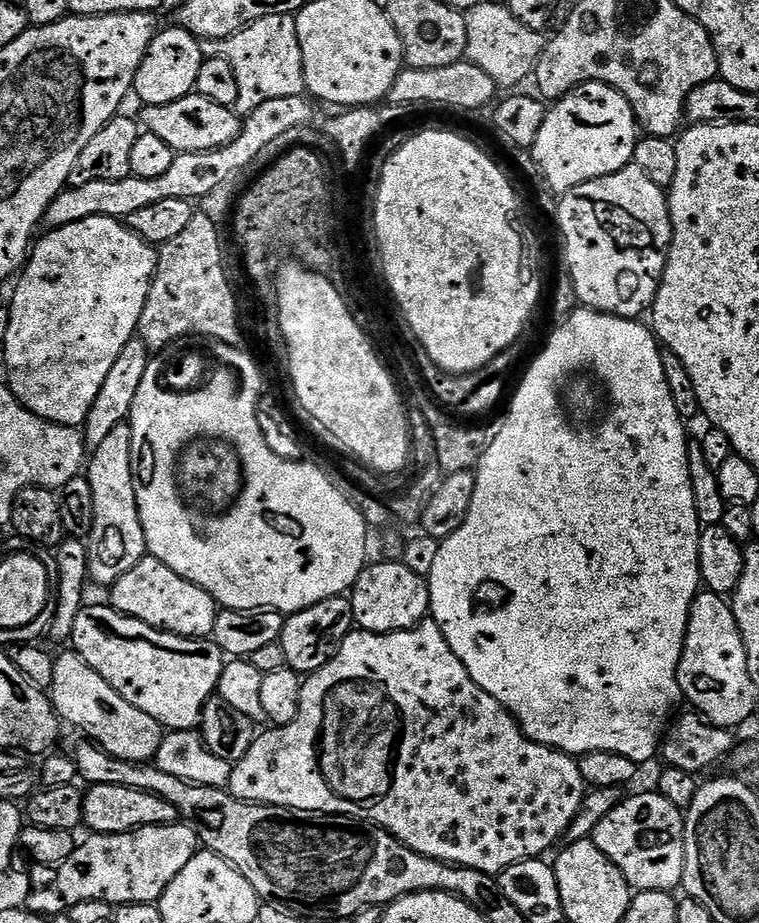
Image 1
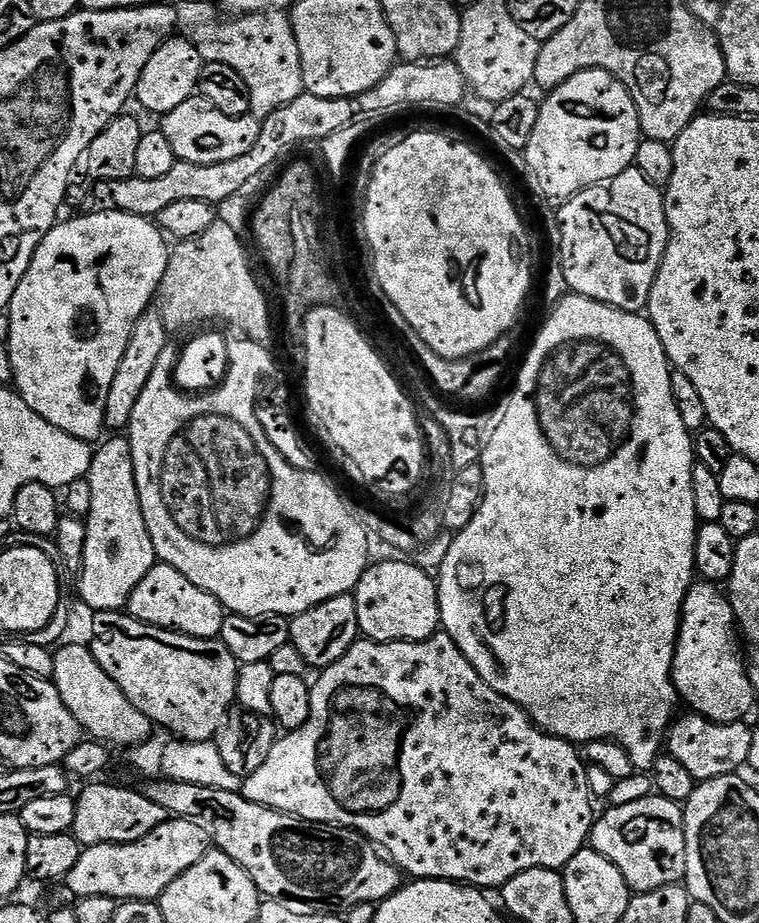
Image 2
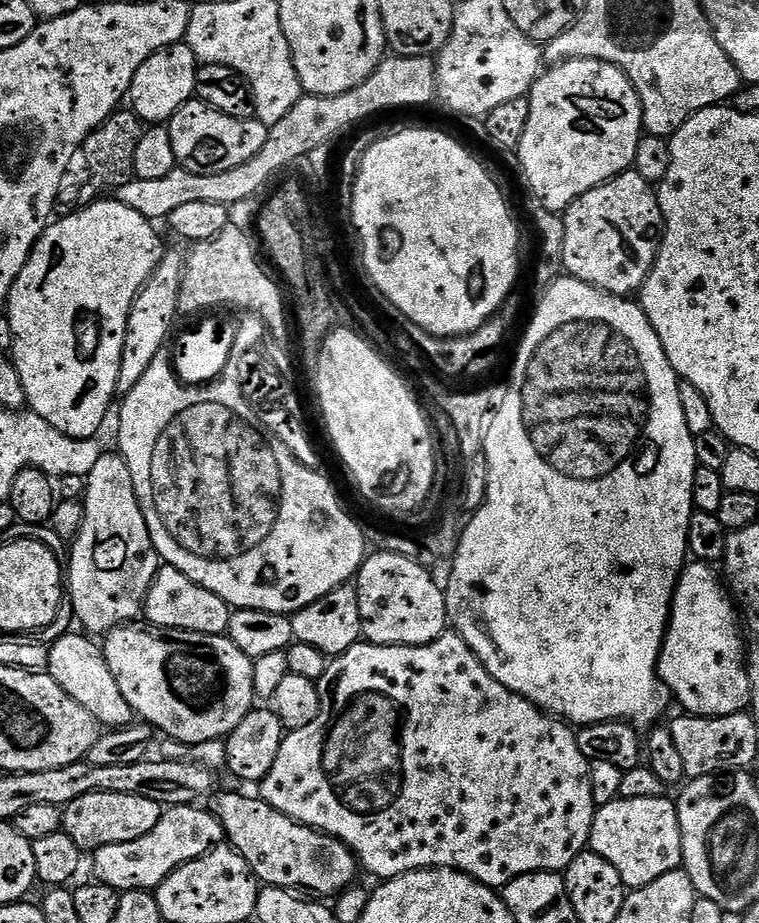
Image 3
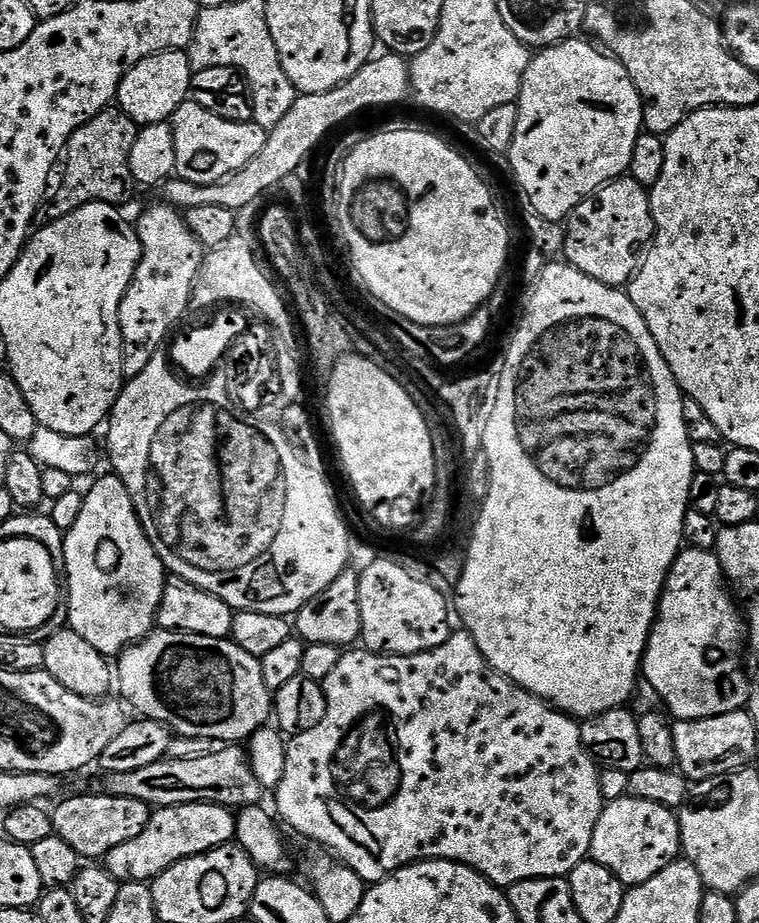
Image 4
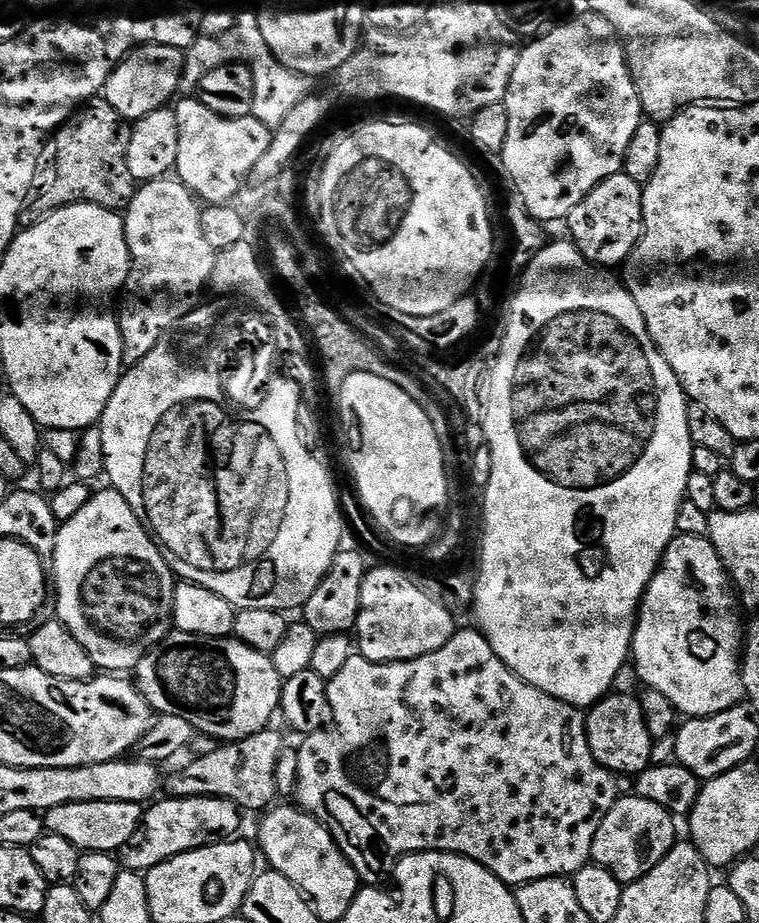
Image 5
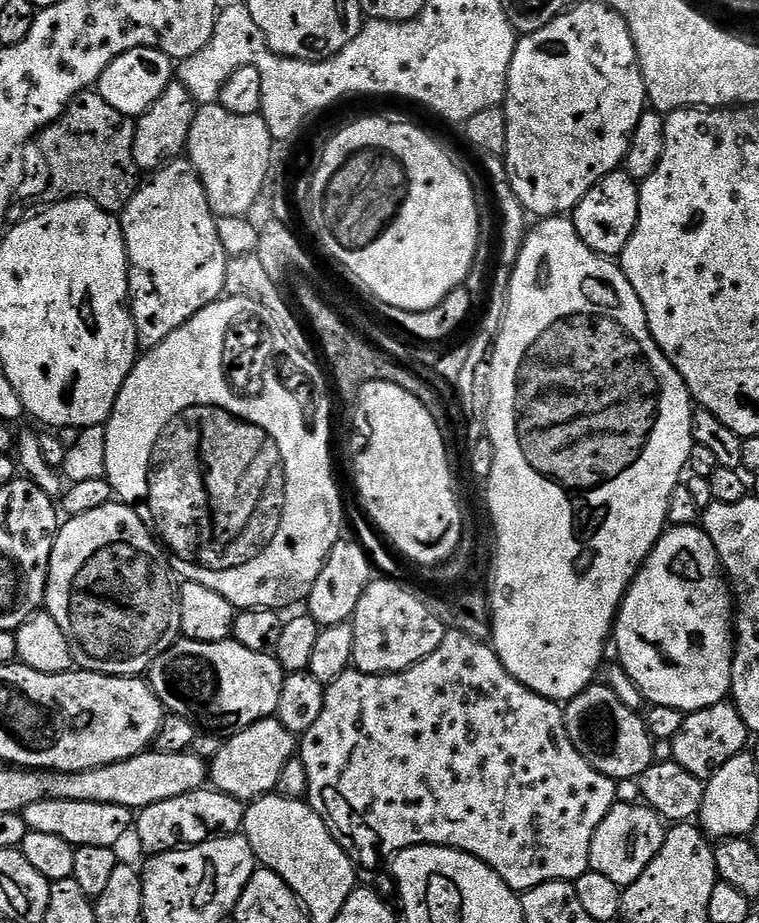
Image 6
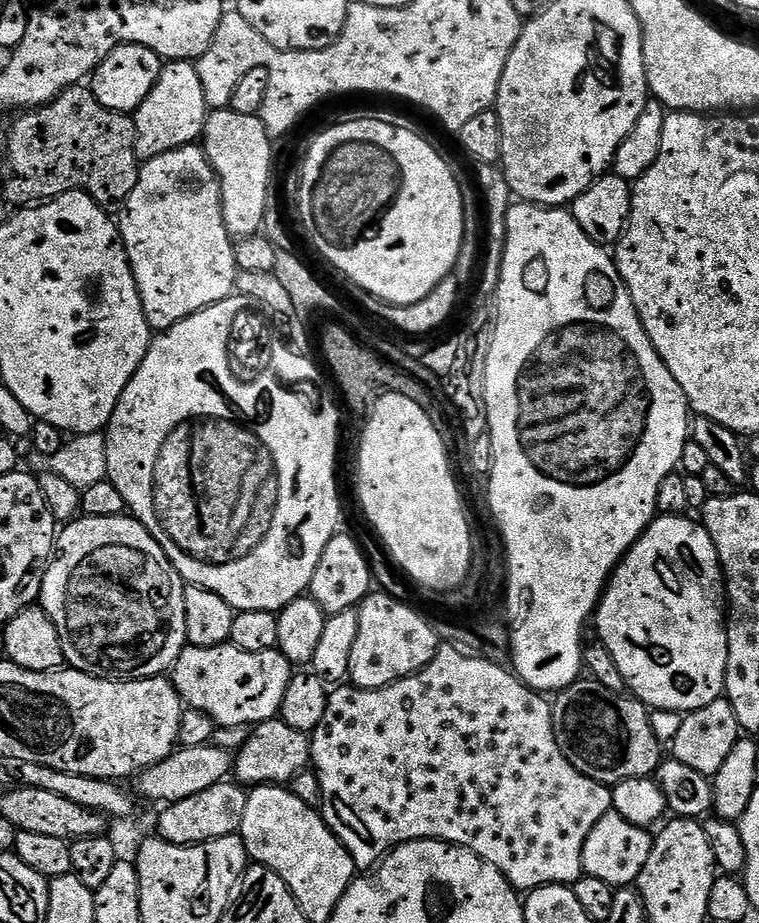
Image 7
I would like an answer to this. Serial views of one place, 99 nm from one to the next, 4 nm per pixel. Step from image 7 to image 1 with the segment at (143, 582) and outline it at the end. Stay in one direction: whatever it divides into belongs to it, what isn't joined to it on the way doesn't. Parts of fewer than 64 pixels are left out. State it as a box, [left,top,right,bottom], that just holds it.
[86,423,148,586]

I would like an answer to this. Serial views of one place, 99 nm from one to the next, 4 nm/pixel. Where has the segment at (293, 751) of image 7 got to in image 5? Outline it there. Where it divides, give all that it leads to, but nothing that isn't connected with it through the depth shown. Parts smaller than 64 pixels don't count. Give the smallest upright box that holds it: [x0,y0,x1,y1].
[167,730,286,813]

